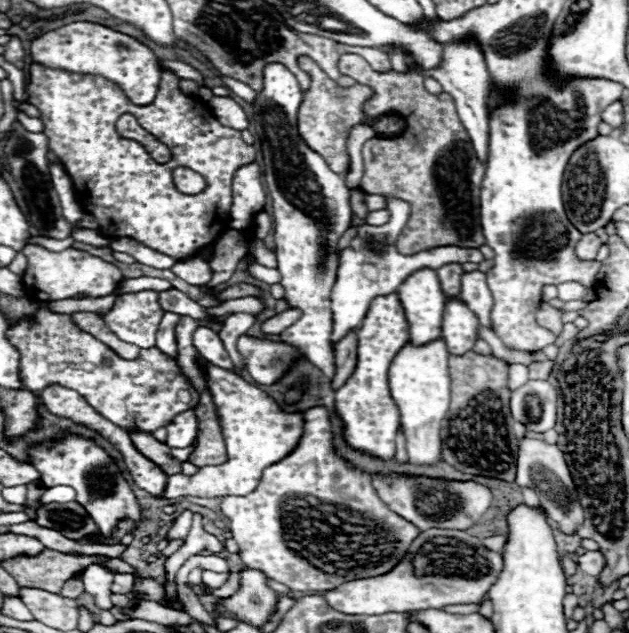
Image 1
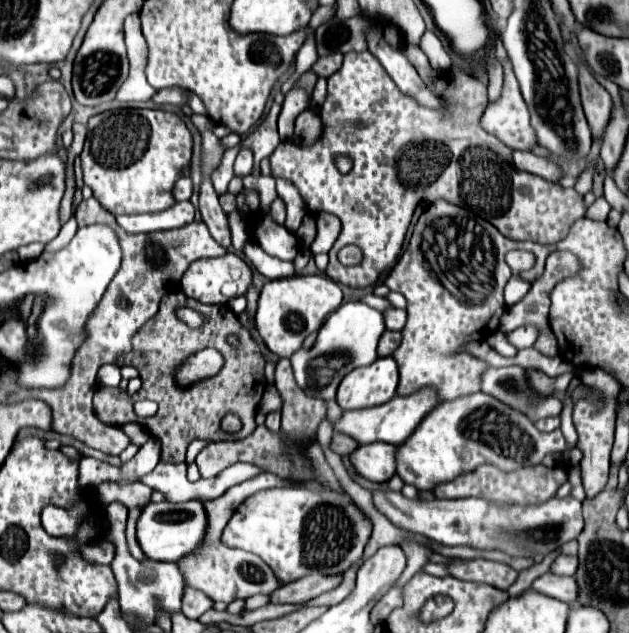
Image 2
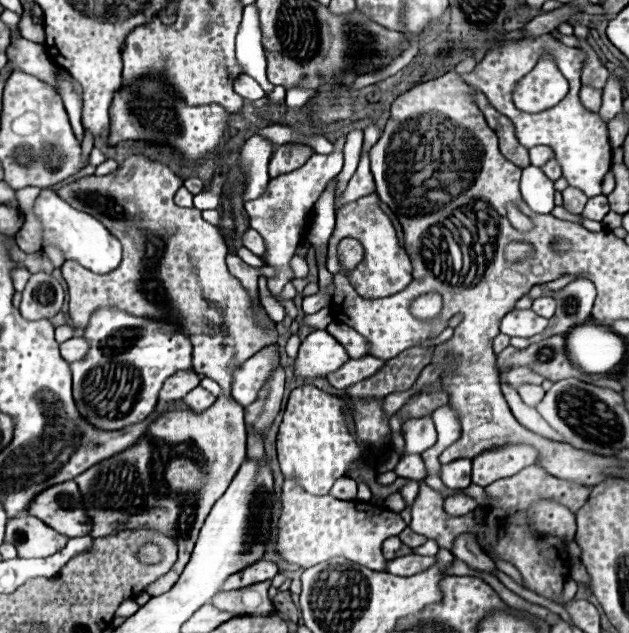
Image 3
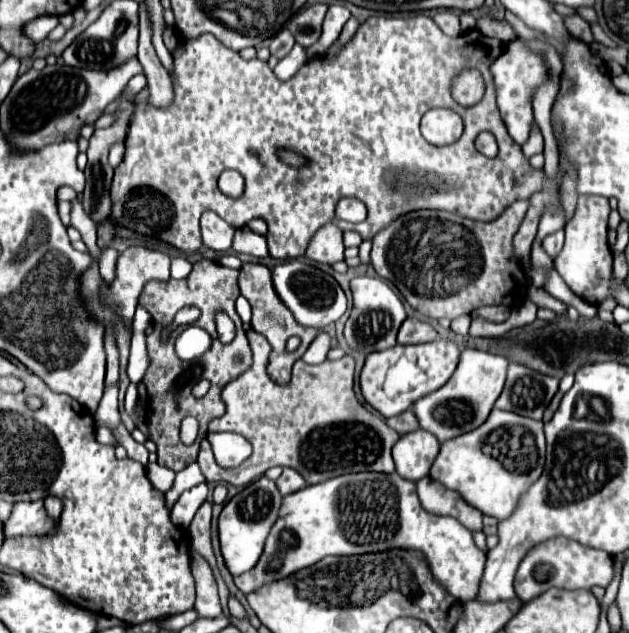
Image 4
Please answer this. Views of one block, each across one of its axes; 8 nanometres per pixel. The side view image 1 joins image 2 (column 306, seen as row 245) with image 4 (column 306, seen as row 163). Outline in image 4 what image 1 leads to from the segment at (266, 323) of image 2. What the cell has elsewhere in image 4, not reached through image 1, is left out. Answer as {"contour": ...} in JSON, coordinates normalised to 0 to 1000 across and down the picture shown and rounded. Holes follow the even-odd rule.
{"contour":[[[461,411],[452,417],[442,417],[432,427],[432,445],[448,471],[448,477],[461,487],[467,502],[496,518],[515,518],[528,509],[534,509],[550,493],[550,468],[541,455],[541,449],[509,423],[499,423],[493,417],[483,417],[477,411]]]}

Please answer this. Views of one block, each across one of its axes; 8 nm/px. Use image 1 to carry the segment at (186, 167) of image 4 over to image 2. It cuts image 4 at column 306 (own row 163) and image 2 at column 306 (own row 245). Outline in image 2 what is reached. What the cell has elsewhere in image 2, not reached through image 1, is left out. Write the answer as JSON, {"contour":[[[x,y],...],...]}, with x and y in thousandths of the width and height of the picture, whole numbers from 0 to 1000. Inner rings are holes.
{"contour":[[[585,79],[553,82],[547,88],[544,107],[521,123],[521,148],[506,174],[512,190],[509,218],[499,227],[452,221],[429,243],[432,281],[452,281],[464,288],[493,338],[521,335],[537,341],[544,351],[537,385],[528,389],[525,417],[518,423],[518,436],[528,442],[556,455],[595,452],[601,436],[630,414],[655,338],[668,319],[690,319],[703,313],[731,329],[760,335],[760,341],[785,354],[804,376],[849,379],[862,385],[881,385],[893,379],[893,373],[900,373],[906,363],[906,354],[932,338],[925,310],[916,306],[913,297],[893,297],[884,288],[871,288],[843,272],[820,269],[814,256],[814,237],[763,199],[763,186],[776,167],[776,136],[766,126],[731,111],[728,104],[719,104],[712,111],[712,136],[703,145],[700,161],[703,167],[696,174],[665,164],[655,152],[633,142],[626,126]],[[537,243],[560,253],[560,269],[553,275],[544,275],[534,265],[531,250]],[[553,385],[563,385],[576,395],[576,414],[566,420],[544,420],[534,408],[537,395]]]}

